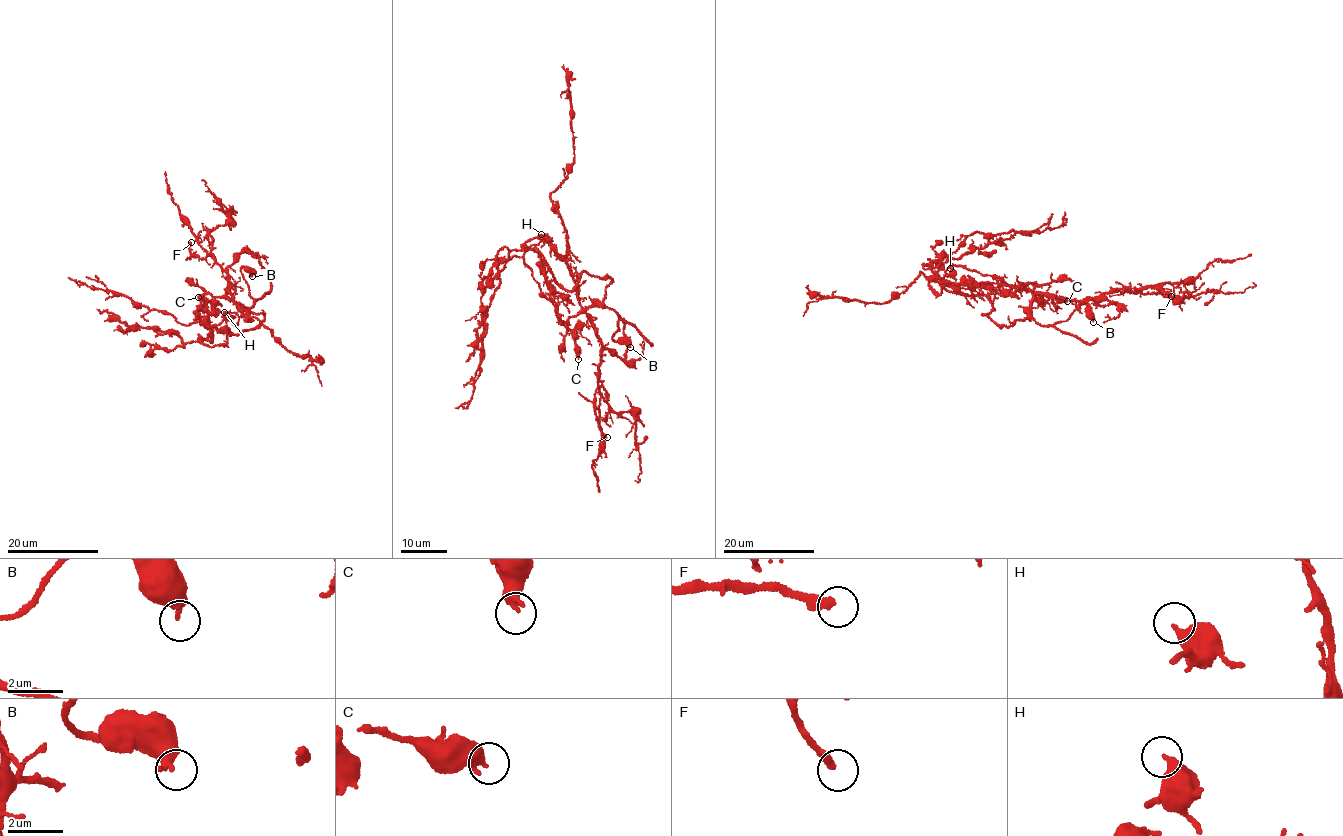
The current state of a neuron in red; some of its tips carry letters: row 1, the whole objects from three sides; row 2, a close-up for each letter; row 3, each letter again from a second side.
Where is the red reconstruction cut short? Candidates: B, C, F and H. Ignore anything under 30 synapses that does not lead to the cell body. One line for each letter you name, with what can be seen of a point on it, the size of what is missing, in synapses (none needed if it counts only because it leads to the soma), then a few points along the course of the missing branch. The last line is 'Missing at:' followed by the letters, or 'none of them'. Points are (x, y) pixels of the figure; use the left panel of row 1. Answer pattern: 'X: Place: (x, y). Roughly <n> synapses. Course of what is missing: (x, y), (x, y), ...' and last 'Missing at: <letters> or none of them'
Missing at: none of them

